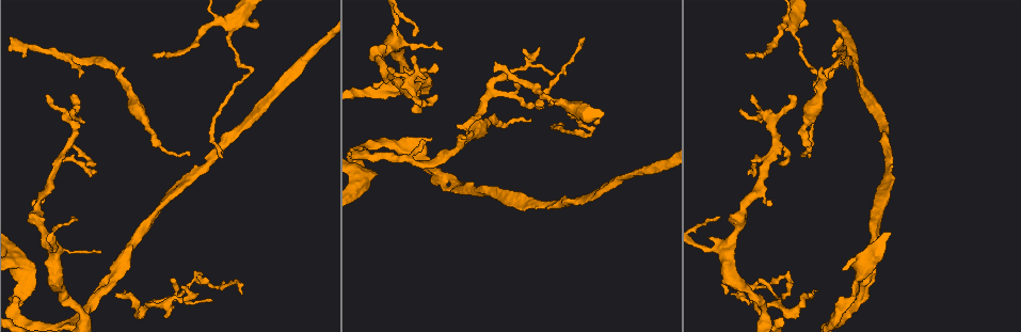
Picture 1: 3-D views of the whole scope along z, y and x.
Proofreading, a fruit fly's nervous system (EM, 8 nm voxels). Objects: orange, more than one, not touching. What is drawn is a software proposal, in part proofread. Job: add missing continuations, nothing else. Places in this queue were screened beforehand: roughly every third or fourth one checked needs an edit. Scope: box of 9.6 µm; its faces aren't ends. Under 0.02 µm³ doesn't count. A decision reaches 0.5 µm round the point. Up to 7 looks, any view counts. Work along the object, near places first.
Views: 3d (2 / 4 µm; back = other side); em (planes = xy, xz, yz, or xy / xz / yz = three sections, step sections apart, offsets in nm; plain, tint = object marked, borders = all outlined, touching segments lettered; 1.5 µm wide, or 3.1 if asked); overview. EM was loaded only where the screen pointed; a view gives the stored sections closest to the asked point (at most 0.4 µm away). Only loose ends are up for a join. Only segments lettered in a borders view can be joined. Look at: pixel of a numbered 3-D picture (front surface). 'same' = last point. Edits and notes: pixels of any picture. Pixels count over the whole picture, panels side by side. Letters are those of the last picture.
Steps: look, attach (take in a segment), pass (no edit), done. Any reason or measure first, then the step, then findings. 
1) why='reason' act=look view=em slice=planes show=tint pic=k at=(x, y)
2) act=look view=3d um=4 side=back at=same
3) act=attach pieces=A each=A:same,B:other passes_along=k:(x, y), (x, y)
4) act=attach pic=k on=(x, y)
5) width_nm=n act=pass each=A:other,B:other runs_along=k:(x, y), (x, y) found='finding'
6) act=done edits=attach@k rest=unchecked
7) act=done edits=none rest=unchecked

why='free end' act=look view=em slice=planes show=borders pic=1 at=(467, 131)

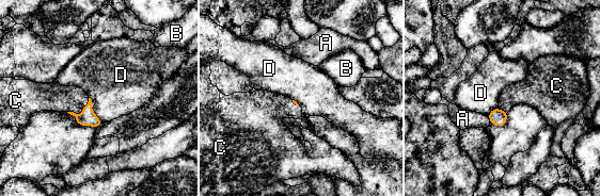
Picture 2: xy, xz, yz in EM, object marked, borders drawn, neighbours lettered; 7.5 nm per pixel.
act=attach pieces=C each=A:other,B:other,C:same,D:other passes_along=2:(89, 118), (82, 113), (53, 97) found='it goes on there'

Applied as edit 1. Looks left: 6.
act=look view=overview

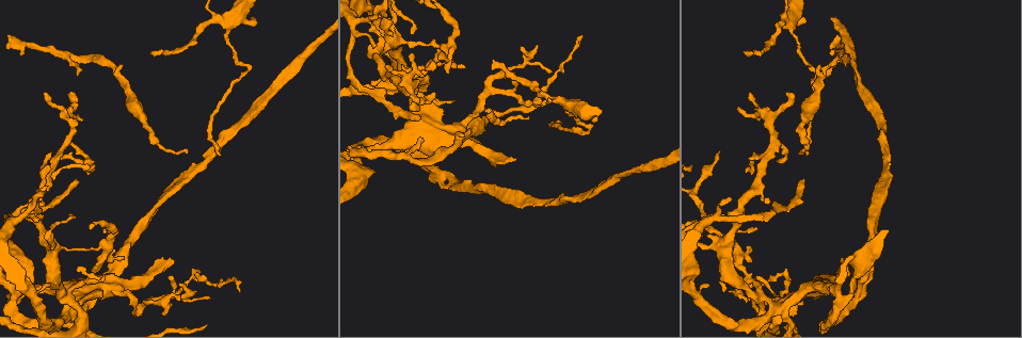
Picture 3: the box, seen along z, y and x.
why='an open end' act=look view=em slice=yz step=8 show=borders pic=3 at=(75, 178)

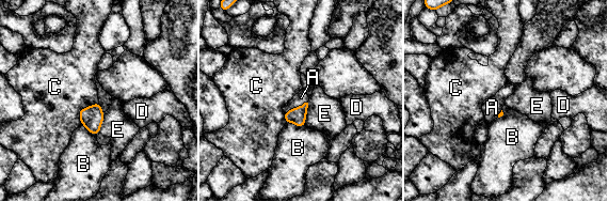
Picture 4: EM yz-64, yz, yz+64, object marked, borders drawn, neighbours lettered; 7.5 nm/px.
act=attach pieces=A each=A:same,B:other,C:other,D:other,E:other passes_along=4:(297, 115), (296, 108), (301, 97) found='it goes on there'

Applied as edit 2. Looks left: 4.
why='tapers out' act=look view=em slice=planes show=plain pic=3 at=(562, 123)

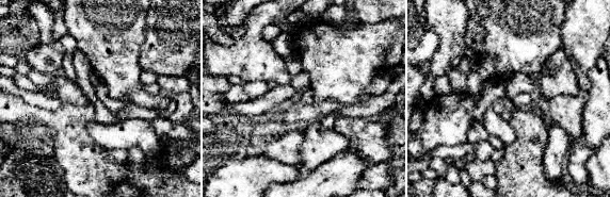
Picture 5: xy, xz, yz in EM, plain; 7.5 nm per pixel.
why='what lies round it' act=look view=em slice=planes show=borders at=same

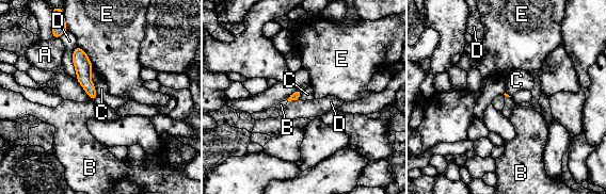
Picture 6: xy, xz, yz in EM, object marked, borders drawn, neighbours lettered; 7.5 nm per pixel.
act=pass each=A:other,B:other,C:other,D:other,E:other runs_along=6:(77, 50), (83, 78), (94, 95) found='no lettered segment goes on from it'

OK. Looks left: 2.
act=done edits=attach@2,attach@4 rest=unchecked

